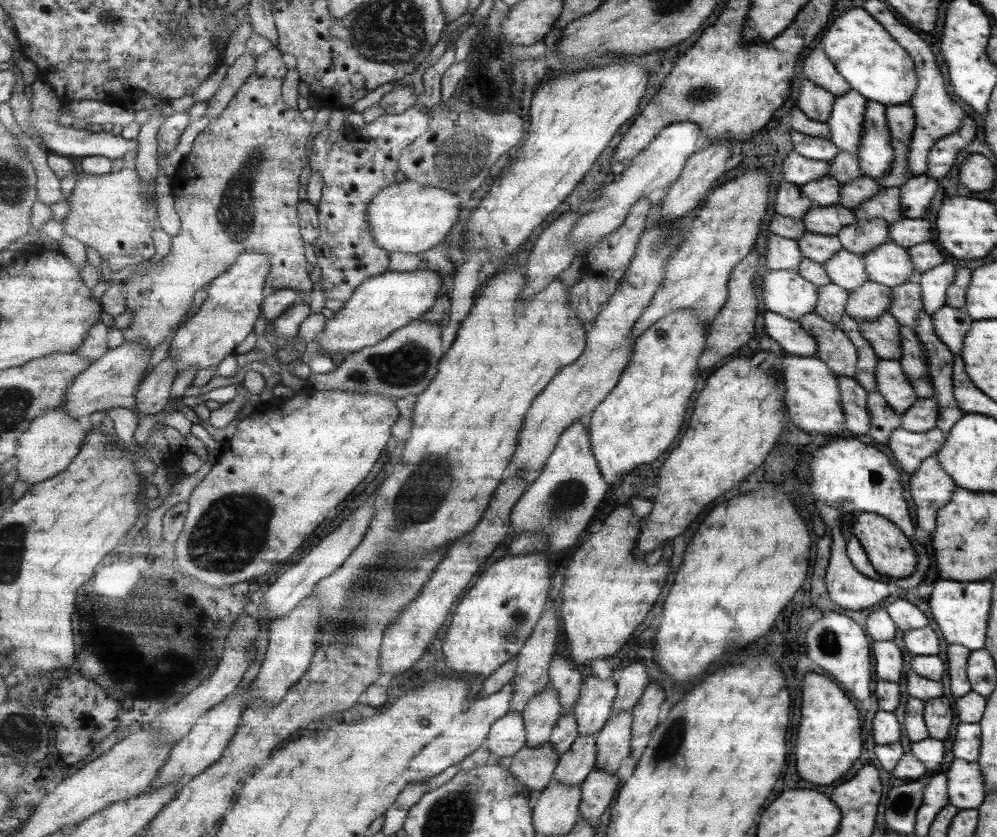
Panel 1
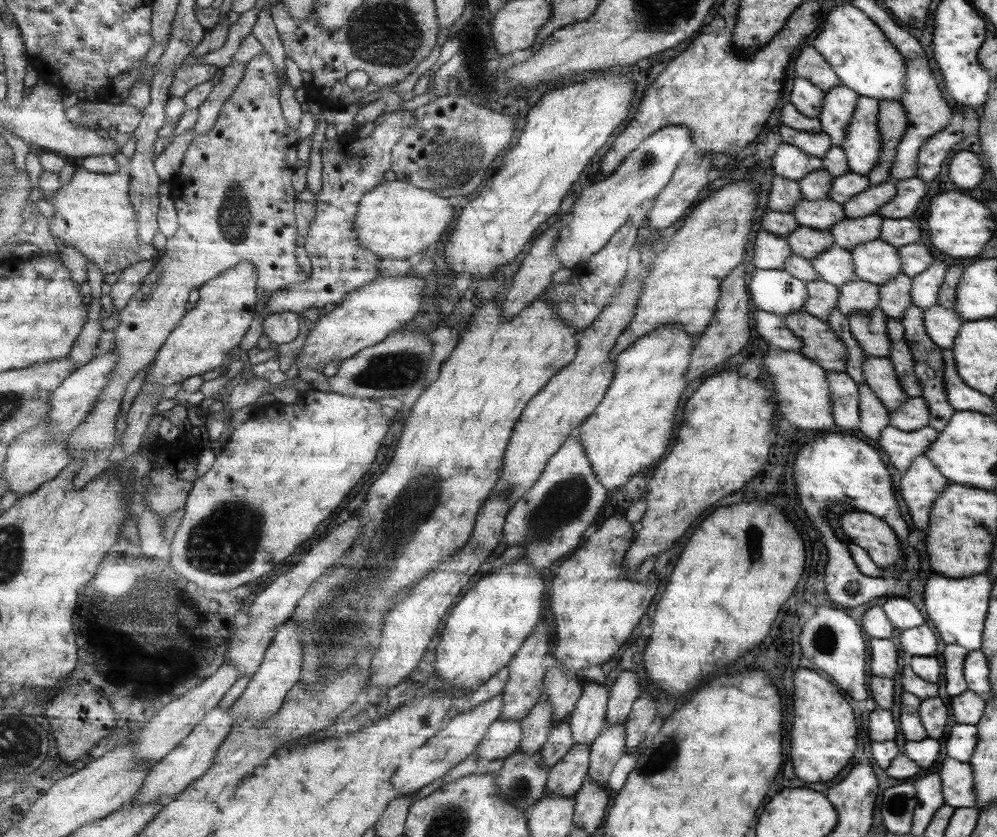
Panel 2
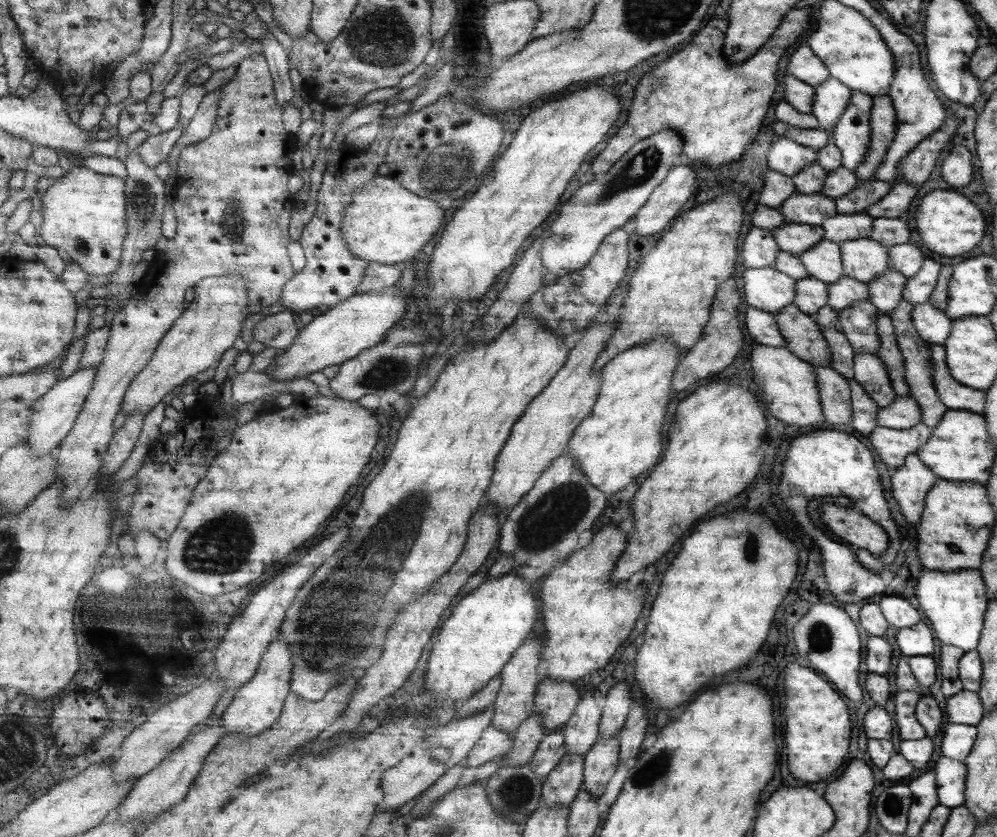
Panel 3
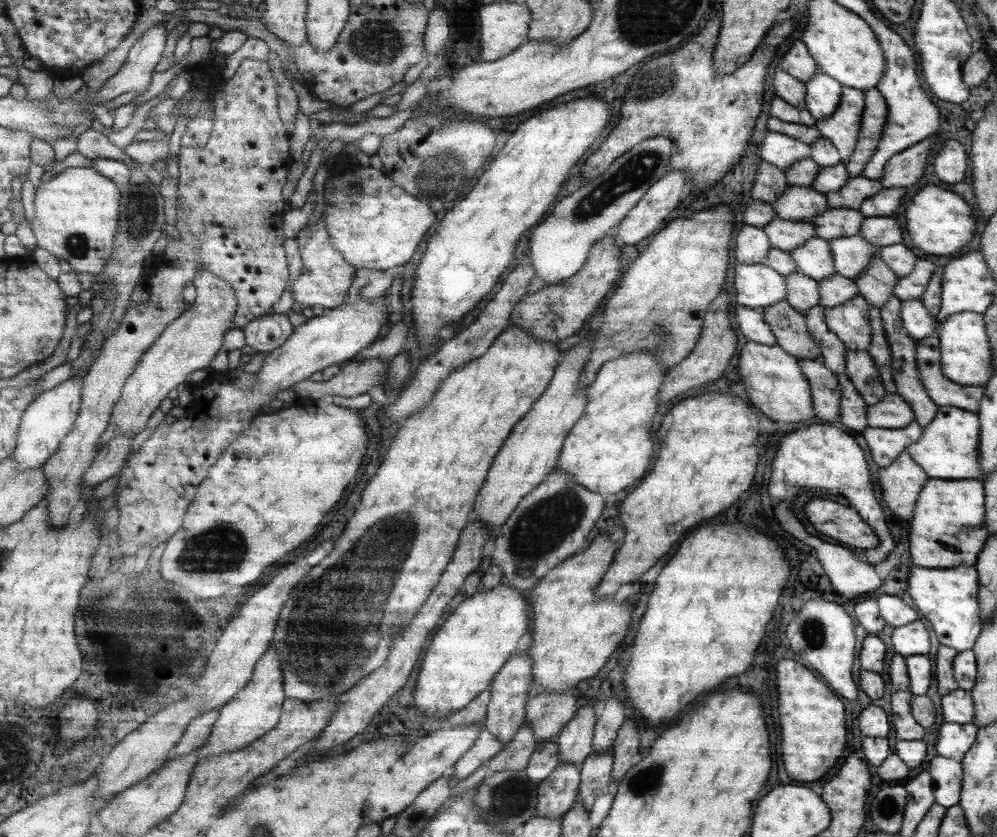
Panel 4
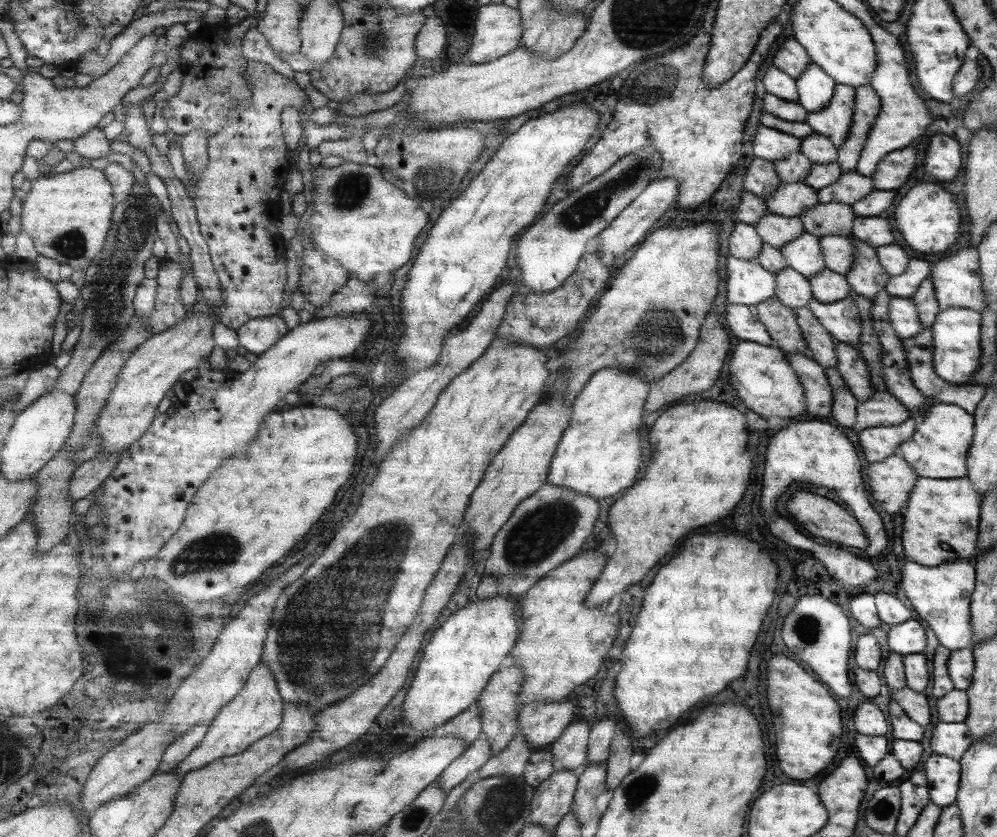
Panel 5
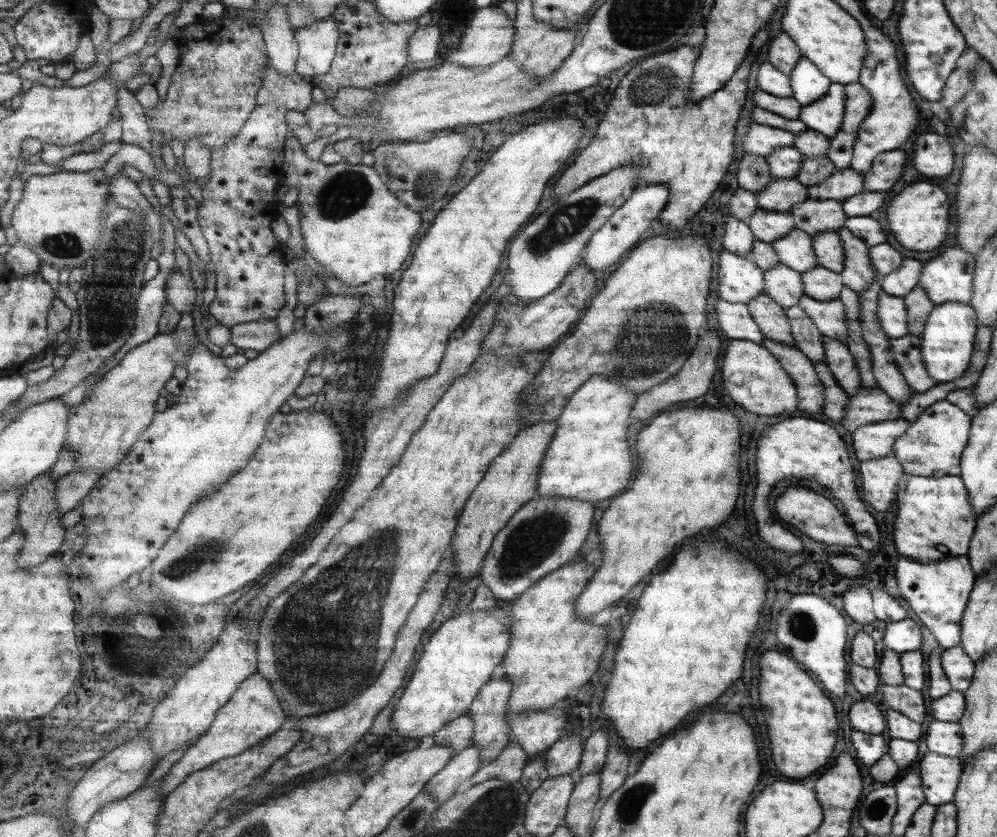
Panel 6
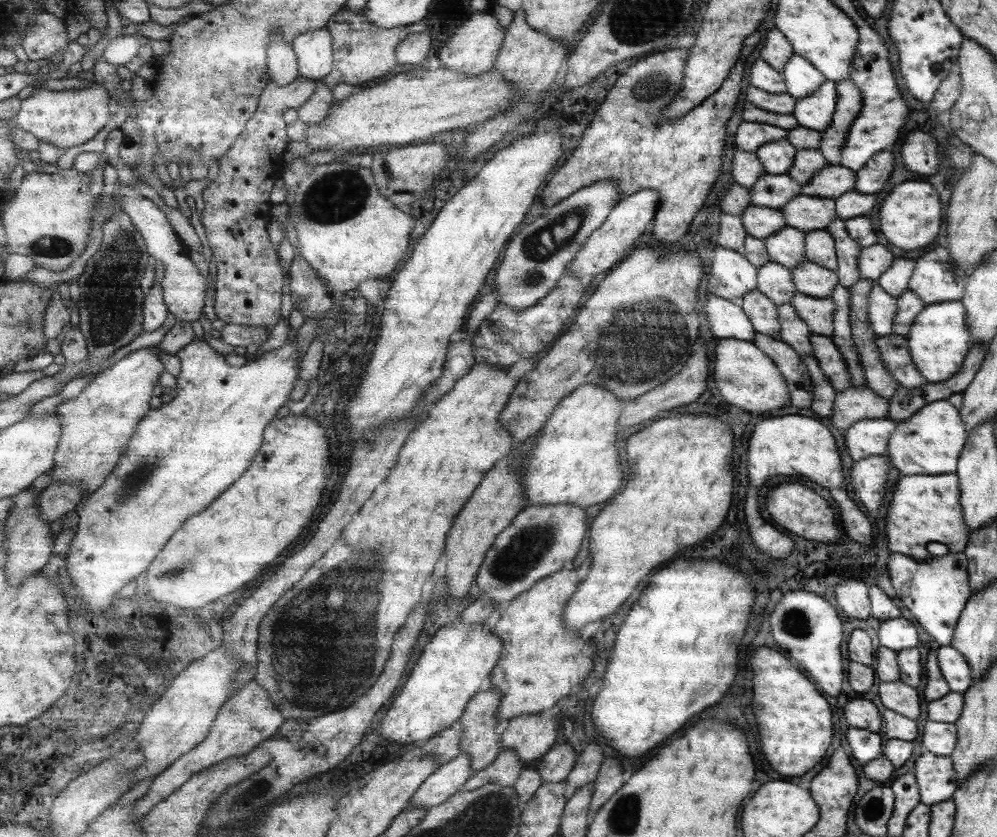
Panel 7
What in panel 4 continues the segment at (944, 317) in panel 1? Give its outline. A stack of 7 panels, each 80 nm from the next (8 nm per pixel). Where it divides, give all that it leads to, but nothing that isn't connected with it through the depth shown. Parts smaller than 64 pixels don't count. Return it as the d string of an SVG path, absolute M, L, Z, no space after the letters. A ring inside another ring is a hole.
M919 300L902 301L900 316L905 330L915 339L919 340L929 336L939 327L936 317L931 317Z

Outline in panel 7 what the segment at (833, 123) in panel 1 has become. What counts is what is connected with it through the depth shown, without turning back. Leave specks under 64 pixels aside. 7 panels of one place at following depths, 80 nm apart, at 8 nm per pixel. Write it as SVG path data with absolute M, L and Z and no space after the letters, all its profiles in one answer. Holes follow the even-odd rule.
M795 54L791 55L781 74L784 75L786 93L794 99L813 94L826 81L824 75L808 59Z

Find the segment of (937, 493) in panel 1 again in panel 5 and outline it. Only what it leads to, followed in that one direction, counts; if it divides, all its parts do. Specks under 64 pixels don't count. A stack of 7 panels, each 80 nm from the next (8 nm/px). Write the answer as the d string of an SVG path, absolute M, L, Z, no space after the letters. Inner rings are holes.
M899 453L865 467L865 485L869 486L870 497L887 514L897 519L919 477Z

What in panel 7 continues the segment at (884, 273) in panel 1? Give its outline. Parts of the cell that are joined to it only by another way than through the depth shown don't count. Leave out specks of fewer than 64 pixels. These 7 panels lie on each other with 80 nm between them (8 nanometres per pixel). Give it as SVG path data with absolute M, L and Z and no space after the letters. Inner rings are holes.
M812 230L804 236L805 258L830 271L836 271L839 258L836 256L835 239L825 230Z

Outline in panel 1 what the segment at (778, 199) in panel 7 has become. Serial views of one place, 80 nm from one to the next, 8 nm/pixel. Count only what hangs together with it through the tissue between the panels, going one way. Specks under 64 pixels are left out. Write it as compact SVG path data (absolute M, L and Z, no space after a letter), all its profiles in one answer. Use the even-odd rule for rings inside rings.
M839 204L831 206L812 205L802 218L802 225L813 234L837 235L844 226L855 222L852 212Z

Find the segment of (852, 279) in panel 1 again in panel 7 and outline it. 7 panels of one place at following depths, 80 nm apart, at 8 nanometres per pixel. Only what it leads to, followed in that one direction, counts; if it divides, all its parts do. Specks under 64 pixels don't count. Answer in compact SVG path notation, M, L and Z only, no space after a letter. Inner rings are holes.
M786 225L775 234L764 238L763 242L770 262L779 263L780 266L791 270L807 261L805 258L804 236L804 231Z

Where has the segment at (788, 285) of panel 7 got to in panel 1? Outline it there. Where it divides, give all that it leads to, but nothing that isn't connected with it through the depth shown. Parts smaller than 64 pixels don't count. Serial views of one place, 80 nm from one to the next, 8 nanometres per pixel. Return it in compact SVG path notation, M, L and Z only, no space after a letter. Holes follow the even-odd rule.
M831 282L823 286L817 286L816 291L819 296L817 297L817 304L813 313L820 315L822 319L834 325L840 324L841 317L846 314L845 305L848 302L849 292L844 287L837 286Z

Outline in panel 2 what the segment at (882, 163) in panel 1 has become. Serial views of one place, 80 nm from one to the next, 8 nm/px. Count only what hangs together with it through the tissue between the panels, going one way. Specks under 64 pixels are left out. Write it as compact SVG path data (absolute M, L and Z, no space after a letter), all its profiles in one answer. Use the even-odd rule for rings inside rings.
M865 96L858 97L856 110L853 111L853 117L851 117L851 121L847 125L846 137L842 145L839 146L846 152L847 164L851 173L867 176L878 161L881 149L877 129L877 111L878 100Z

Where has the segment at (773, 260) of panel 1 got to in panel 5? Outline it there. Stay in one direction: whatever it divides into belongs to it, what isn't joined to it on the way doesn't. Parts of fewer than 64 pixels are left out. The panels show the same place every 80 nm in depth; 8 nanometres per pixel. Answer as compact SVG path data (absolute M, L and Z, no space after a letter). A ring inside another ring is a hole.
M729 222L729 255L733 258L751 261L755 258L762 247L762 240L753 225L741 222Z

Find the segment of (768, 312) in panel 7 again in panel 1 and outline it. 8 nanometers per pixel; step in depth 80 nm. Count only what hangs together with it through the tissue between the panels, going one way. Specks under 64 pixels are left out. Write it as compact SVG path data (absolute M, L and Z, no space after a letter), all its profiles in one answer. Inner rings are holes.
M815 313L795 320L817 341L816 356L838 376L856 379L857 353L852 340L839 326Z

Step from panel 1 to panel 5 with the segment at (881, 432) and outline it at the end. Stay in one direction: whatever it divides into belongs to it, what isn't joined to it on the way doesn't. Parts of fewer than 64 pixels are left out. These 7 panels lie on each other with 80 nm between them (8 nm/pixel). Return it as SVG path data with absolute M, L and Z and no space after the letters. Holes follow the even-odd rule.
M824 368L824 373L832 386L832 418L845 428L852 428L856 421L858 400L845 386L839 371L835 368Z

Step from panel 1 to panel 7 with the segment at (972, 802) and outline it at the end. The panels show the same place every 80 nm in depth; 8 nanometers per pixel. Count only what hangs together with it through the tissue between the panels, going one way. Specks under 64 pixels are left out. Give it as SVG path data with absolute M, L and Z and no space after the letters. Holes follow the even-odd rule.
M924 751L915 761L920 802L928 807L952 798L957 780L952 759Z

